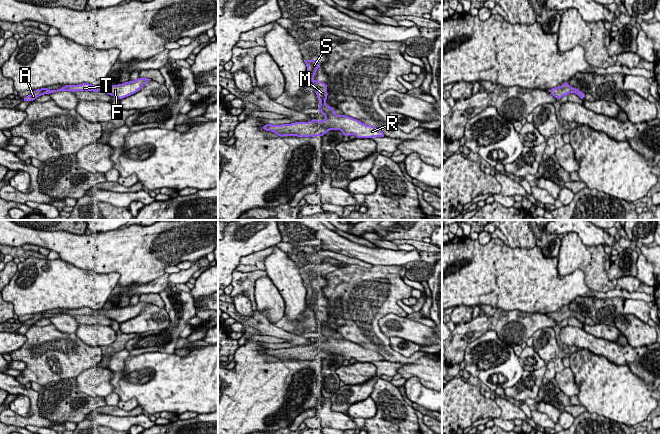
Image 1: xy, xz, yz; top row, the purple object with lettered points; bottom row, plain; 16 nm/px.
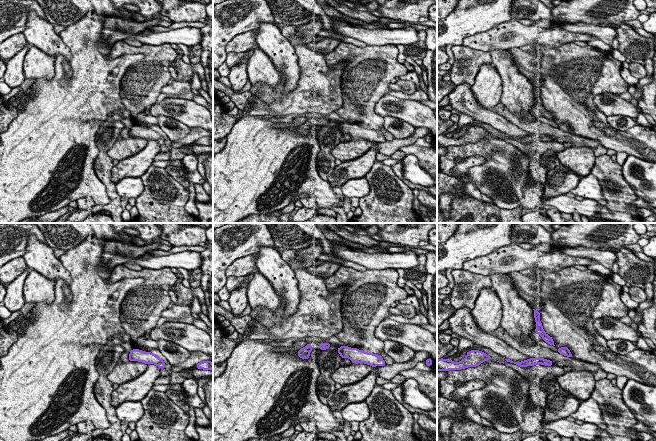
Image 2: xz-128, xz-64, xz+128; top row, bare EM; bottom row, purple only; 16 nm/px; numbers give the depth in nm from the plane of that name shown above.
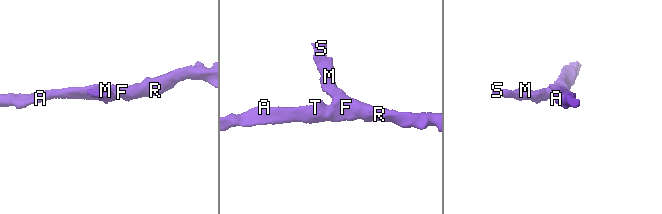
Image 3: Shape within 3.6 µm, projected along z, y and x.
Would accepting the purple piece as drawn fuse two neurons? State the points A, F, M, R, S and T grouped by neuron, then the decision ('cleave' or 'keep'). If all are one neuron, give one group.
groups A F M R S T; keep

